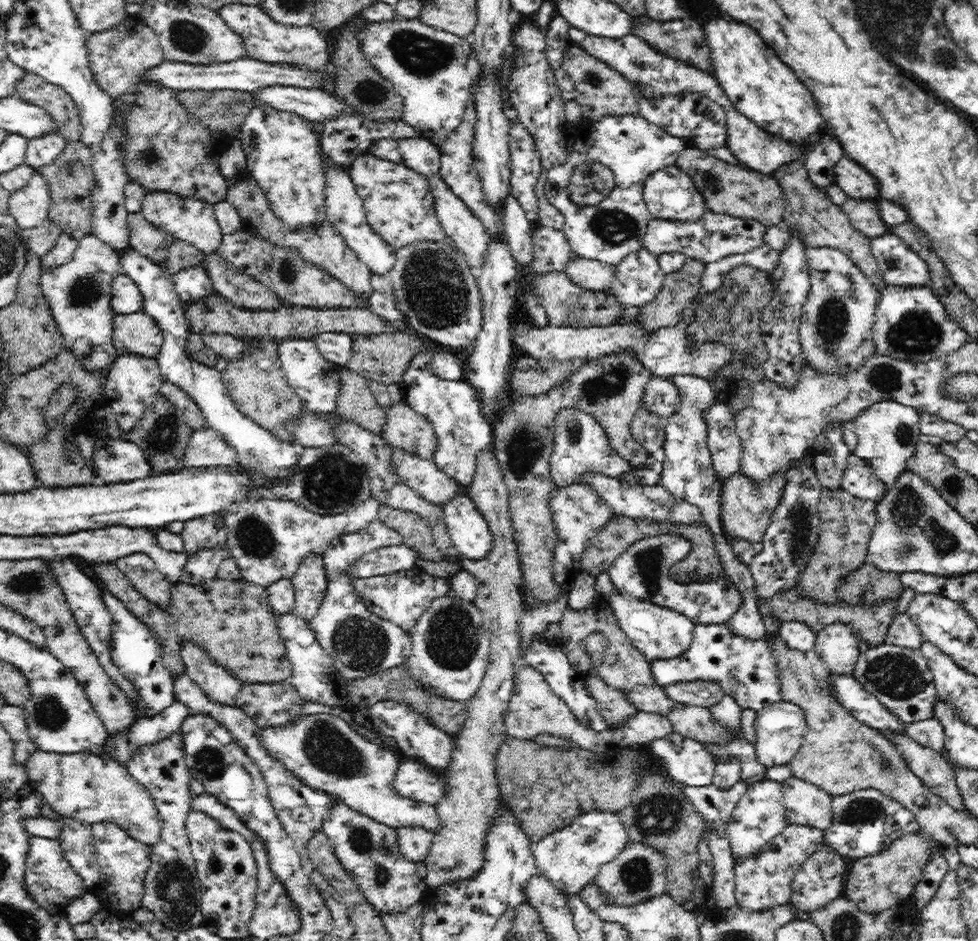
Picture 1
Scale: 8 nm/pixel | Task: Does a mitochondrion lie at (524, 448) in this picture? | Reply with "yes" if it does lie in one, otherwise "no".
yes

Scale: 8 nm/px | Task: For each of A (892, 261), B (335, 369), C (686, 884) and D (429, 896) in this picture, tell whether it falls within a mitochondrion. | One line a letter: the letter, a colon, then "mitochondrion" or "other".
A: mitochondrion
B: other
C: mitochondrion
D: other

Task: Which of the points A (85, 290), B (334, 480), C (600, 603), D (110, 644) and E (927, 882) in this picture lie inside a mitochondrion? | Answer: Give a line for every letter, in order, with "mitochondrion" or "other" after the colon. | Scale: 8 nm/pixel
A: mitochondrion
B: mitochondrion
C: other
D: other
E: other

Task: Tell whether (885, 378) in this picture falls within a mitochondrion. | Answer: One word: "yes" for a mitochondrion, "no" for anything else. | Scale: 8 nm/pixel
yes

